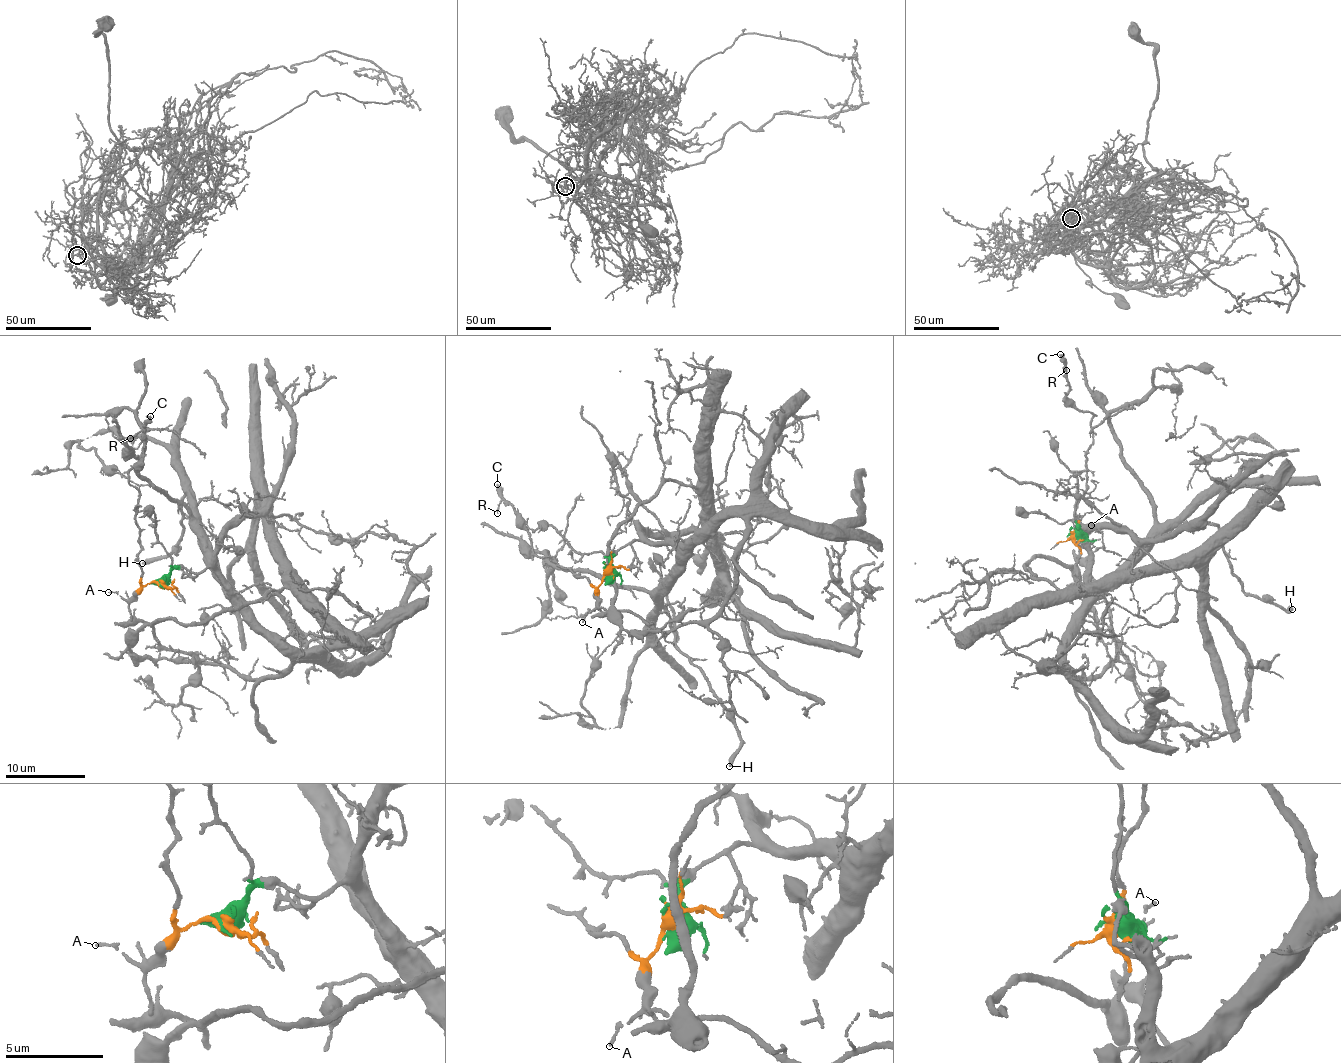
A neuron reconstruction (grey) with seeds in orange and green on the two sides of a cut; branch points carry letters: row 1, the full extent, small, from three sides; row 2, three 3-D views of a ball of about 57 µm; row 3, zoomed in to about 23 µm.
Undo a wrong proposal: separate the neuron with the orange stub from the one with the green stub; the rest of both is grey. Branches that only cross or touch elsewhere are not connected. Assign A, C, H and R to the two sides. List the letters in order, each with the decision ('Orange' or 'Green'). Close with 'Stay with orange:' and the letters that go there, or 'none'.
A: Orange
C: Orange
H: Green
R: Orange
Stay with orange: A, C, R

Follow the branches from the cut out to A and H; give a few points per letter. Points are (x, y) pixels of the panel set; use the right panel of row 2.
A: (1076, 533), (1078, 529), (1084, 537), (1091, 524)
H: (1076, 533), (1097, 585), (1123, 578), (1162, 535), (1215, 524), (1242, 590), (1292, 609)

